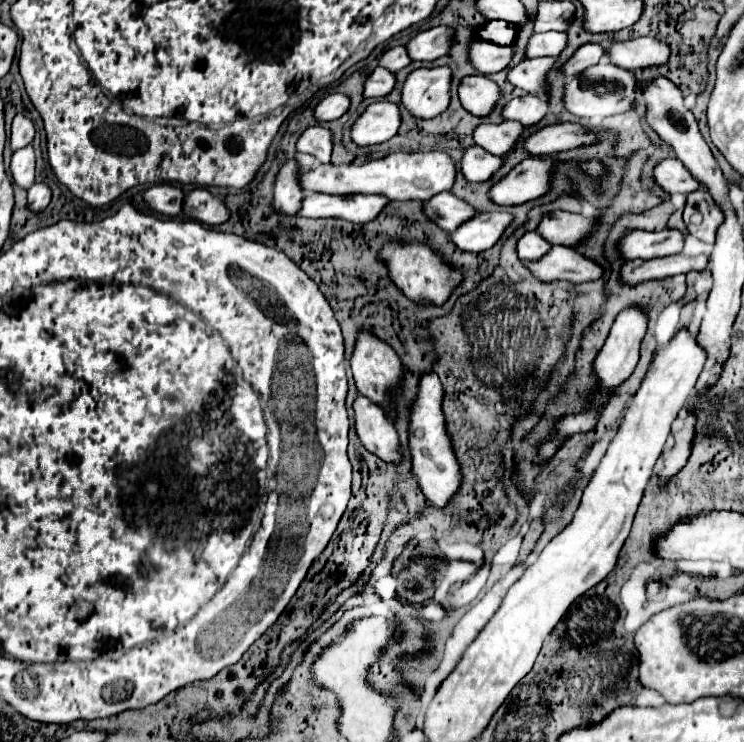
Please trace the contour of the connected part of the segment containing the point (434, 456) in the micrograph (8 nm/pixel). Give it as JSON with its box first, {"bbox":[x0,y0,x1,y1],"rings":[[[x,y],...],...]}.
{"bbox":[409,372,461,508],"rings":[[[435,372],[419,374],[419,390],[409,408],[409,456],[411,456],[411,472],[429,502],[443,508],[449,504],[453,494],[461,484],[461,470],[457,466],[457,458],[453,456],[449,436],[445,432],[445,420],[441,412],[443,388],[439,376]]]}

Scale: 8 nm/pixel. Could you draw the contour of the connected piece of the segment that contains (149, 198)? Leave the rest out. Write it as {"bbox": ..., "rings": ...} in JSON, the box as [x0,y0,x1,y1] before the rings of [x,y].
{"bbox":[143,184,183,216],"rings":[[[157,184],[143,192],[143,202],[149,210],[163,216],[177,216],[183,204],[183,190],[171,184]]]}

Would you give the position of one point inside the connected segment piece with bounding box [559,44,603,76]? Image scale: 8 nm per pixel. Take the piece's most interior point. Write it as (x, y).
(588, 54)

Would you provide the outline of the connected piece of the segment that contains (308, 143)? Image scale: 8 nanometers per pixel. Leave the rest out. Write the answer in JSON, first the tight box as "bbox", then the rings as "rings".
{"bbox":[297,126,331,164],"rings":[[[321,126],[307,128],[297,140],[297,152],[313,154],[321,164],[329,164],[331,158],[331,132]]]}

